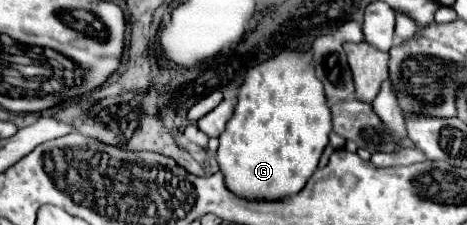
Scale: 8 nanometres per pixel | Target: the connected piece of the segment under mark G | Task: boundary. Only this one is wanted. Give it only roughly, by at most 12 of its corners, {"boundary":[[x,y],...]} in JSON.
{"boundary":[[309,52],[249,68],[217,164],[245,200],[301,192],[331,114]]}

